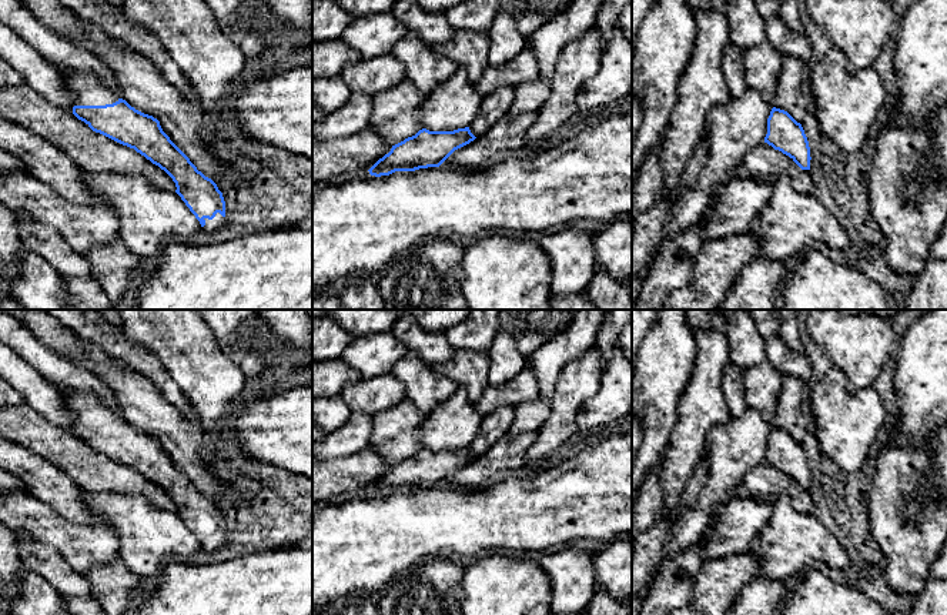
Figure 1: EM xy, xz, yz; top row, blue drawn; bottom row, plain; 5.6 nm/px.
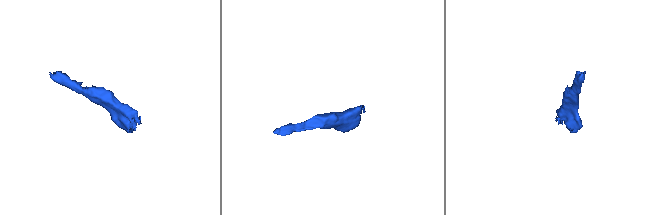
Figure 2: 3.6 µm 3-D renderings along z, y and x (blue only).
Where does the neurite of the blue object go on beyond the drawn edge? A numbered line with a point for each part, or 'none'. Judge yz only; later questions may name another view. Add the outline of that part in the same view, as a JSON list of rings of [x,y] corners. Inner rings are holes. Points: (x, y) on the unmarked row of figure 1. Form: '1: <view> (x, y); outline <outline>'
none

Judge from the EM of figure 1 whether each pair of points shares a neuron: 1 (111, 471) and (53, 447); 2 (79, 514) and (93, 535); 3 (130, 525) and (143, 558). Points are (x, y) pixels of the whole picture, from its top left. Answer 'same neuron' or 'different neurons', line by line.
1: same neuron
2: different neurons
3: same neuron

